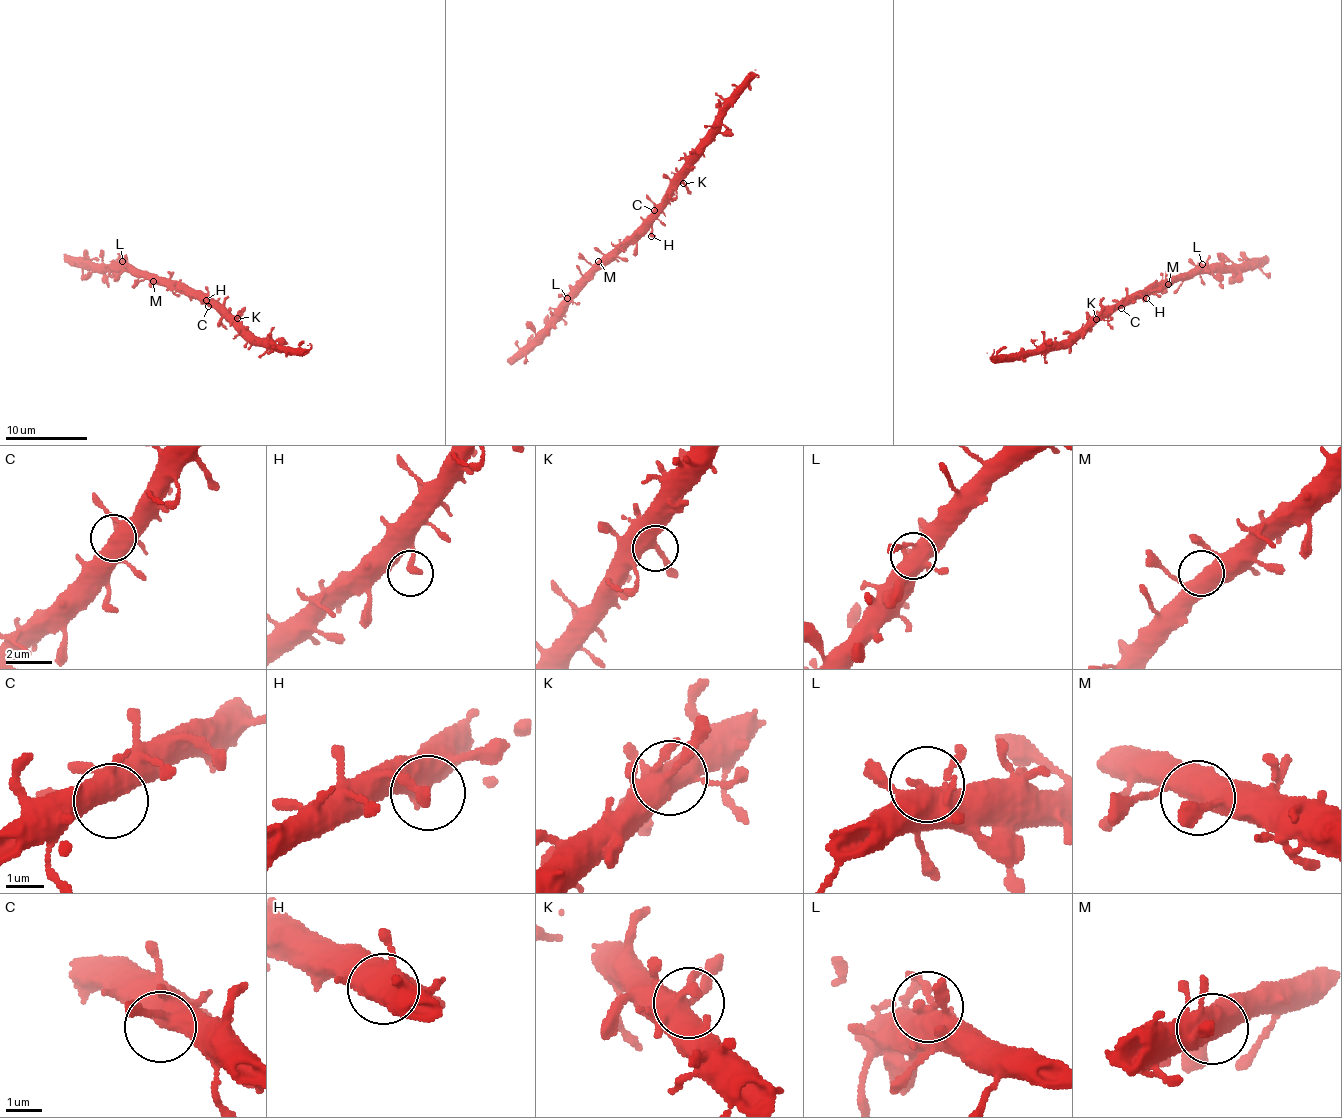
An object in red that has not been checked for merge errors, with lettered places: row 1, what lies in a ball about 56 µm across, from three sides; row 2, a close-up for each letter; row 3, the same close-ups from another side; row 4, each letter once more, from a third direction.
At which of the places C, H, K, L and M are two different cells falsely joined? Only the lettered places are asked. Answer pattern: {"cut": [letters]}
{"cut": []}

